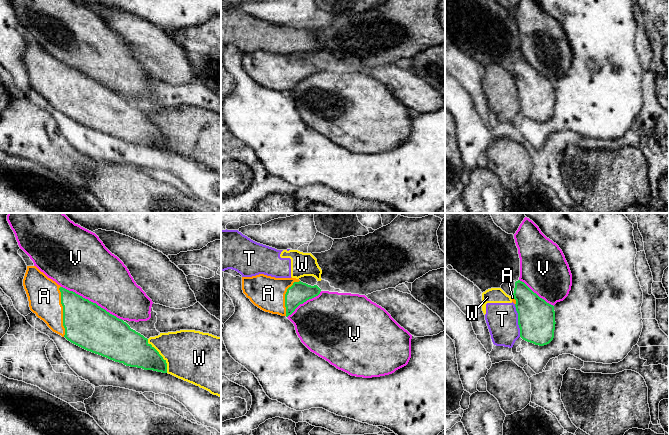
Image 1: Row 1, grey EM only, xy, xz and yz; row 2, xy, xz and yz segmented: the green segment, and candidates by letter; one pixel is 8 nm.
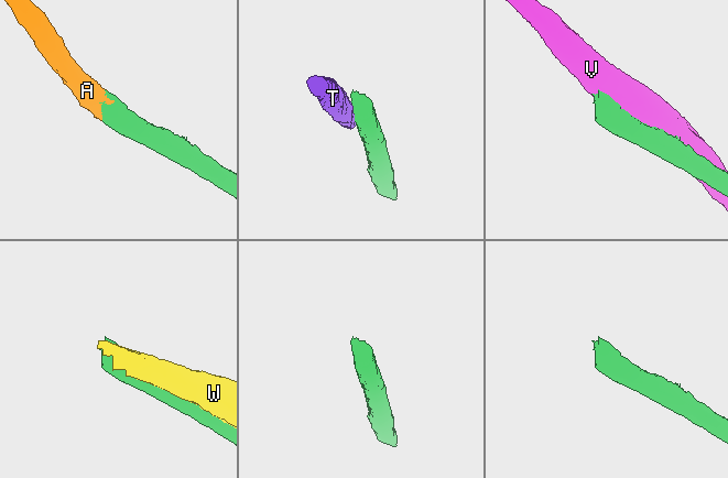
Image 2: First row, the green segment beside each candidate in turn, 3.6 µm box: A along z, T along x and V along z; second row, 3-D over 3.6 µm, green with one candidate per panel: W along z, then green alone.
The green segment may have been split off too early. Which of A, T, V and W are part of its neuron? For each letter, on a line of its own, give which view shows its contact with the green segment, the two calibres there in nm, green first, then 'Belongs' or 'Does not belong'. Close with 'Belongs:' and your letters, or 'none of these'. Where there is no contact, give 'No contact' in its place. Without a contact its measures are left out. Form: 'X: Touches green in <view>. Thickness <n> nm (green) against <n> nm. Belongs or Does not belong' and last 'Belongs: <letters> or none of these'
A: Touches green in xy. Thickness 360 nm (green) against 260 nm. Belongs
T: Touches green in yz. Thickness 300 nm (green) against 260 nm. Does not belong
V: Touches green in xy. Thickness 360 nm (green) against 420 nm. Does not belong
W: Touches green in xy. Thickness 280 nm (green) against 400 nm. Does not belong
Belongs: A

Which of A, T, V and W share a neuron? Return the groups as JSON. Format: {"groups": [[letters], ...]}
{"groups": [["A"], ["T", "W"], ["V"]]}

